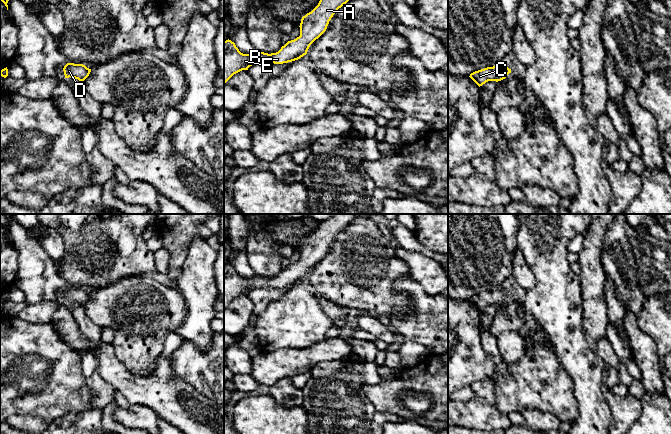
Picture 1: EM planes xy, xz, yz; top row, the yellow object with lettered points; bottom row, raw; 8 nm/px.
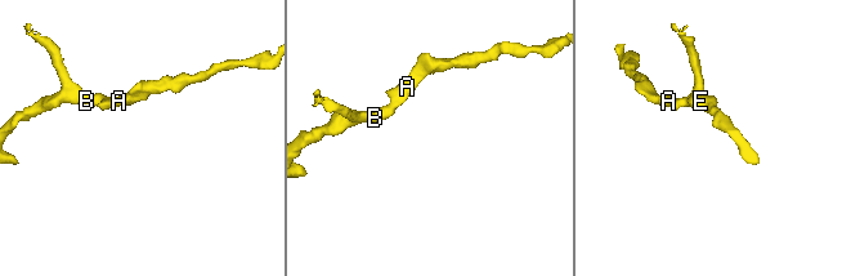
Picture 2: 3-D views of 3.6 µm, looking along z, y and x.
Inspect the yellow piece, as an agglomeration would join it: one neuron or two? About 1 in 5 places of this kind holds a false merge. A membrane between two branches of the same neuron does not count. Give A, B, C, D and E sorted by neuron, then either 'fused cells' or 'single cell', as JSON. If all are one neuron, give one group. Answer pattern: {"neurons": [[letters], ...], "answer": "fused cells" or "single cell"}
{"neurons": [["A", "B", "C", "D", "E"]], "answer": "single cell"}

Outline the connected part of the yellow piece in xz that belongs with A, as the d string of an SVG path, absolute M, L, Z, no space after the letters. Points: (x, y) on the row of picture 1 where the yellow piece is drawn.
M320 0L318 5L300 23L300 36L288 41L276 53L254 50L243 54L231 40L224 41L224 84L236 73L256 63L283 64L300 59L307 54L310 45L327 29L333 15L349 0Z

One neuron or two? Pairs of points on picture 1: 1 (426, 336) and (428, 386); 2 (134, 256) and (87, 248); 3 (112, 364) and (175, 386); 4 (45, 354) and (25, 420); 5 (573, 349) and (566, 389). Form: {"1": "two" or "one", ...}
{"1": "two", "2": "one", "3": "one", "4": "two", "5": "two"}

